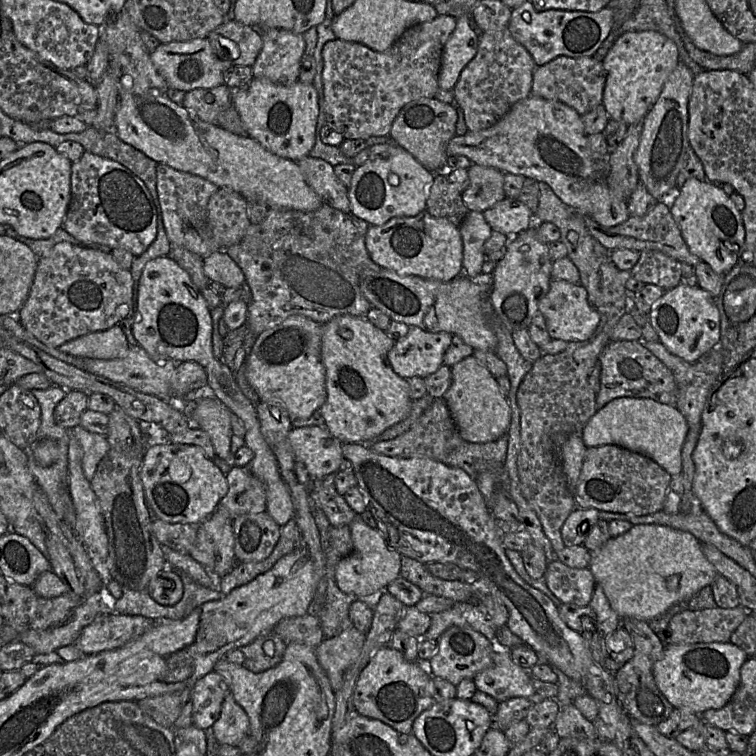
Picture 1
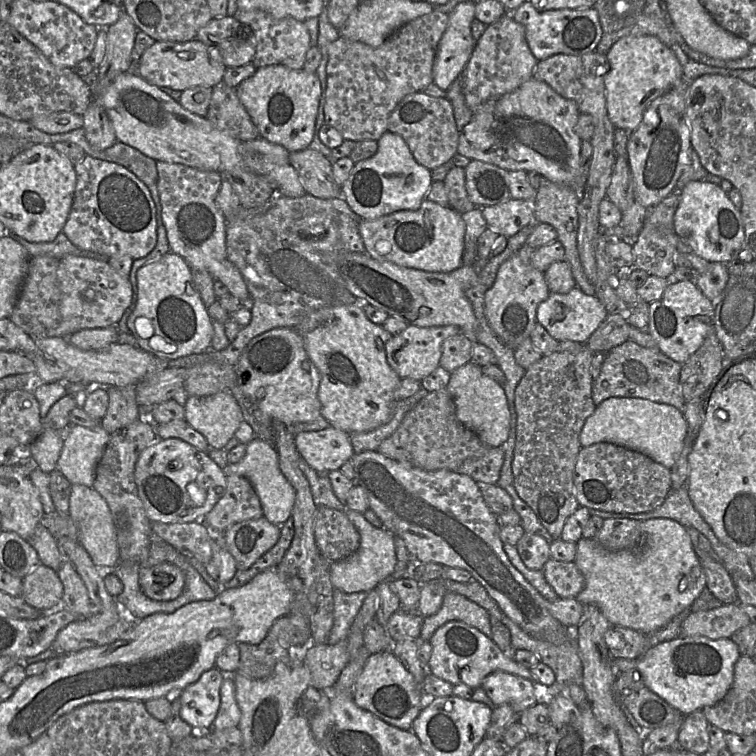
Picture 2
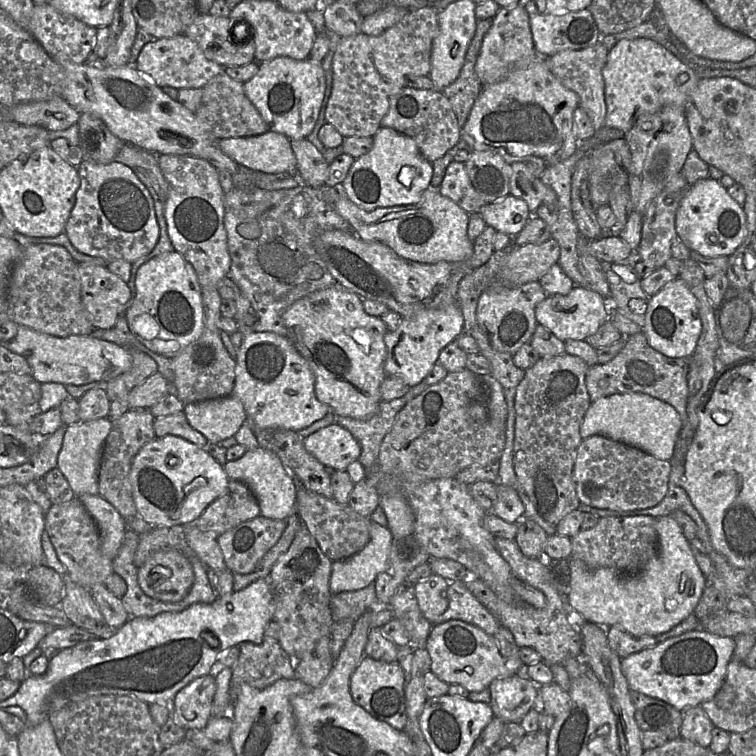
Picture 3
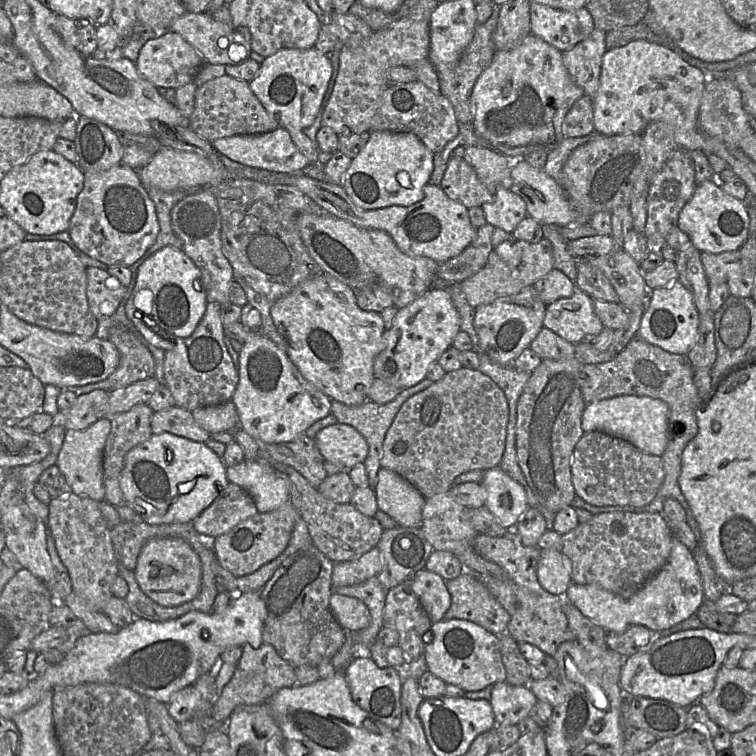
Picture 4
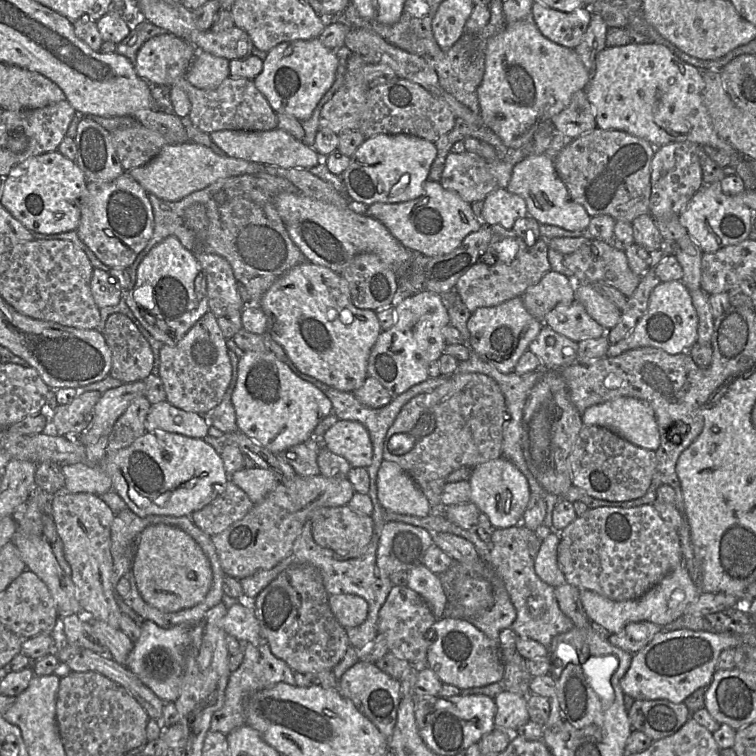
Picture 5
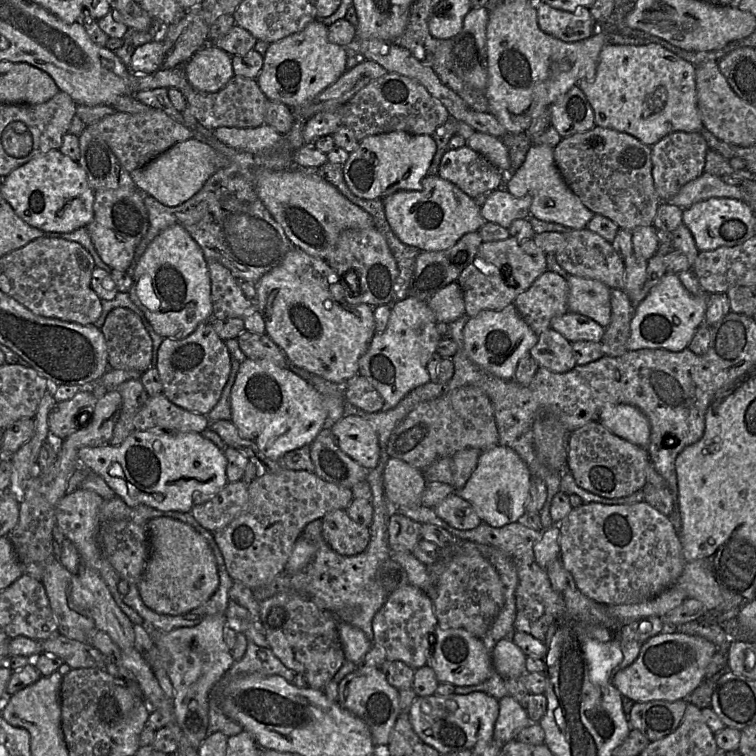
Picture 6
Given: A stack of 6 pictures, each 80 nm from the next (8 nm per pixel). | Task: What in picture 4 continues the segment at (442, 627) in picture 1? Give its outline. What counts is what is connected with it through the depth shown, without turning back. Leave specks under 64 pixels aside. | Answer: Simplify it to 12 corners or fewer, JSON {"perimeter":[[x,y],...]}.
{"perimeter":[[474,573],[445,583],[444,620],[469,620],[496,636],[509,613]]}

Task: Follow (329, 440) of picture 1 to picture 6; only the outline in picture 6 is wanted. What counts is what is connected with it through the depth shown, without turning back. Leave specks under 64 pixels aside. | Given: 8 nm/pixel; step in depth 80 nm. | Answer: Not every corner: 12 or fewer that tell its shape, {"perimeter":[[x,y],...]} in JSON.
{"perimeter":[[344,415],[331,426],[340,449],[371,470],[380,448],[373,425]]}

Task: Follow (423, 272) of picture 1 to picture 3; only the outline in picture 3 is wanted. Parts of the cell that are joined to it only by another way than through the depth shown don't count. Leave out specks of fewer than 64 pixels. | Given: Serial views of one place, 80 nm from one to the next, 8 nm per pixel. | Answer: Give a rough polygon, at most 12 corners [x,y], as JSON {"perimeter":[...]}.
{"perimeter":[[342,184],[321,199],[358,237],[426,264],[466,261],[469,214],[430,185],[366,211]]}

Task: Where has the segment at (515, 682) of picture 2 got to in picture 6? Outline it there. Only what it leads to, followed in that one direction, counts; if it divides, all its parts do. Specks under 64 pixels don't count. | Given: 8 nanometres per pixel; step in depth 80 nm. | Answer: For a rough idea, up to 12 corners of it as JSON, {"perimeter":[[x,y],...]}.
{"perimeter":[[511,695],[499,699],[493,739],[503,745],[533,723]]}

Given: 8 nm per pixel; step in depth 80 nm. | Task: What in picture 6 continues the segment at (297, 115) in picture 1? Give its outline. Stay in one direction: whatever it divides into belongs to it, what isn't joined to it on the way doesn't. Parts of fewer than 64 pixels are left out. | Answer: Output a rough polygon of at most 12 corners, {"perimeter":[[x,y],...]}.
{"perimeter":[[316,19],[269,44],[256,82],[297,106],[347,70]]}

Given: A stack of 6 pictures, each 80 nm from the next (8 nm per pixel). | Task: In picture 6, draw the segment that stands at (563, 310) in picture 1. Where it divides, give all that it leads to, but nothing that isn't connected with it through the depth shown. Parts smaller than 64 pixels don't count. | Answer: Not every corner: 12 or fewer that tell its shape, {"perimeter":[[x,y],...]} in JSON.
{"perimeter":[[567,311],[550,327],[570,343],[600,342],[605,328]]}

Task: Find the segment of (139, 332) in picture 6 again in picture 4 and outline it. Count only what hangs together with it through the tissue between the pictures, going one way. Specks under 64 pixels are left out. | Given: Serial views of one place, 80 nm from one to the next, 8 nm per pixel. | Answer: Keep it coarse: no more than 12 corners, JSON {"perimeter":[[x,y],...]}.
{"perimeter":[[110,327],[120,354],[111,391],[154,376],[152,353],[127,329]]}

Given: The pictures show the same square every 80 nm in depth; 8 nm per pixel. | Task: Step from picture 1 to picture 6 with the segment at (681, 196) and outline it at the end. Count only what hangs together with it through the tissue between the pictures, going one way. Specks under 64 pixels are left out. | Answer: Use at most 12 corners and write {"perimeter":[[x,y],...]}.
{"perimeter":[[709,198],[683,209],[697,249],[742,244],[755,213],[742,200]]}

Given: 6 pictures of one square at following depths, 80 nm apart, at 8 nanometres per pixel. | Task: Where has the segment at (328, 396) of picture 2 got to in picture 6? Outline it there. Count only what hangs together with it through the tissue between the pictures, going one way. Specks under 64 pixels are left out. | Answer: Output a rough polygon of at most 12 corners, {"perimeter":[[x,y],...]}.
{"perimeter":[[293,247],[255,308],[289,362],[344,385],[376,334],[326,260]]}

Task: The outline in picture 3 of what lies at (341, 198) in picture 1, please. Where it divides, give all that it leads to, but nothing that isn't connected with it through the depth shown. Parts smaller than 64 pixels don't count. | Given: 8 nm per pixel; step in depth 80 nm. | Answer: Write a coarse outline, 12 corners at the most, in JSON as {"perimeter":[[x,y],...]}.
{"perimeter":[[308,139],[290,140],[302,185],[326,185],[329,165]]}

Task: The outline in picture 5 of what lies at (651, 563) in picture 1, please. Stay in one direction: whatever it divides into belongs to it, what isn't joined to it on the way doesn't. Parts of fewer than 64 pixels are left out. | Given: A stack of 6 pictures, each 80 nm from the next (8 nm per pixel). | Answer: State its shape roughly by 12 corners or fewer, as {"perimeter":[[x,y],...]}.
{"perimeter":[[682,561],[638,599],[580,590],[592,624],[618,634],[672,623],[700,593]]}

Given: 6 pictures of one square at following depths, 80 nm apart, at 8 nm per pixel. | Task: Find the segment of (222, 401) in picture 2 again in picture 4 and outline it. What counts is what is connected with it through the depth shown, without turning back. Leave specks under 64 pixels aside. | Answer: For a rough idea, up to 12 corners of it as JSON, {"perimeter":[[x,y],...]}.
{"perimeter":[[235,404],[197,408],[196,423],[209,433],[240,428]]}

